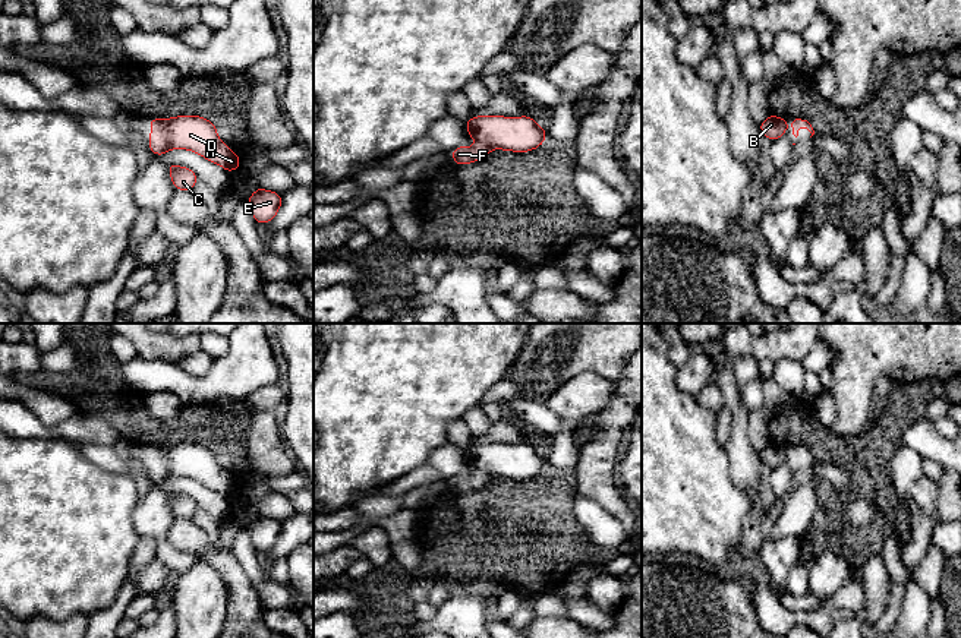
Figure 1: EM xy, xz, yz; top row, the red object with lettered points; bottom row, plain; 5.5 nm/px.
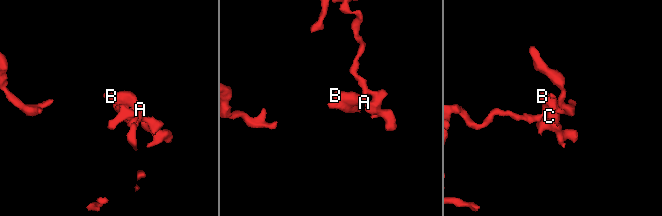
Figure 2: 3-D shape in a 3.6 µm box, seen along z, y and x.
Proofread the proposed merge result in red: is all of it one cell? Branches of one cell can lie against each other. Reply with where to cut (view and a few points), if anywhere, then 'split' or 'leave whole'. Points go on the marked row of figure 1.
cut none; leave whole

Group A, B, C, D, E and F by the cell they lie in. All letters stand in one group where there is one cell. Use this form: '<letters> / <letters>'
A B C D E F

